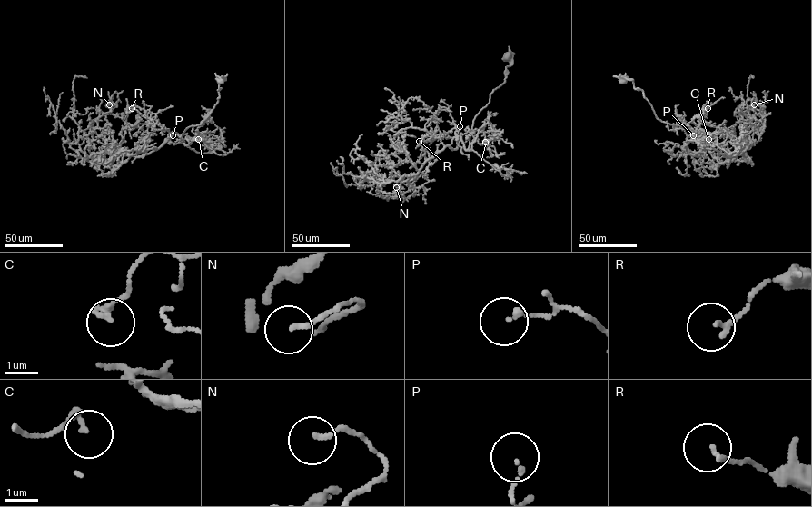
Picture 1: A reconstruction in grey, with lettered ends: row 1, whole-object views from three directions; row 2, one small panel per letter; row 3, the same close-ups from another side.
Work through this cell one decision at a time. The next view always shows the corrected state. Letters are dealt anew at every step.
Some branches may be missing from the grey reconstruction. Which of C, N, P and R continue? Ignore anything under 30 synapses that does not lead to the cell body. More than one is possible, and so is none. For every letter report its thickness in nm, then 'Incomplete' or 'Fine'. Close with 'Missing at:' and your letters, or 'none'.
C: Thickness 150 nm. Fine
N: Thickness 130 nm. Fine
P: Thickness 130 nm. Fine
R: Thickness 170 nm. Fine
Missing at: none

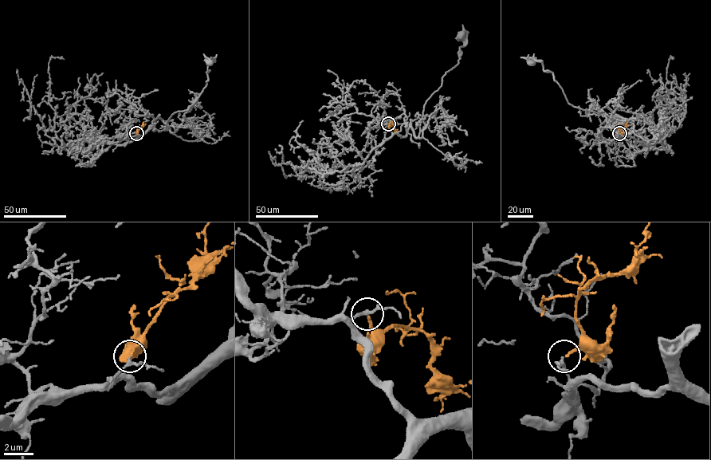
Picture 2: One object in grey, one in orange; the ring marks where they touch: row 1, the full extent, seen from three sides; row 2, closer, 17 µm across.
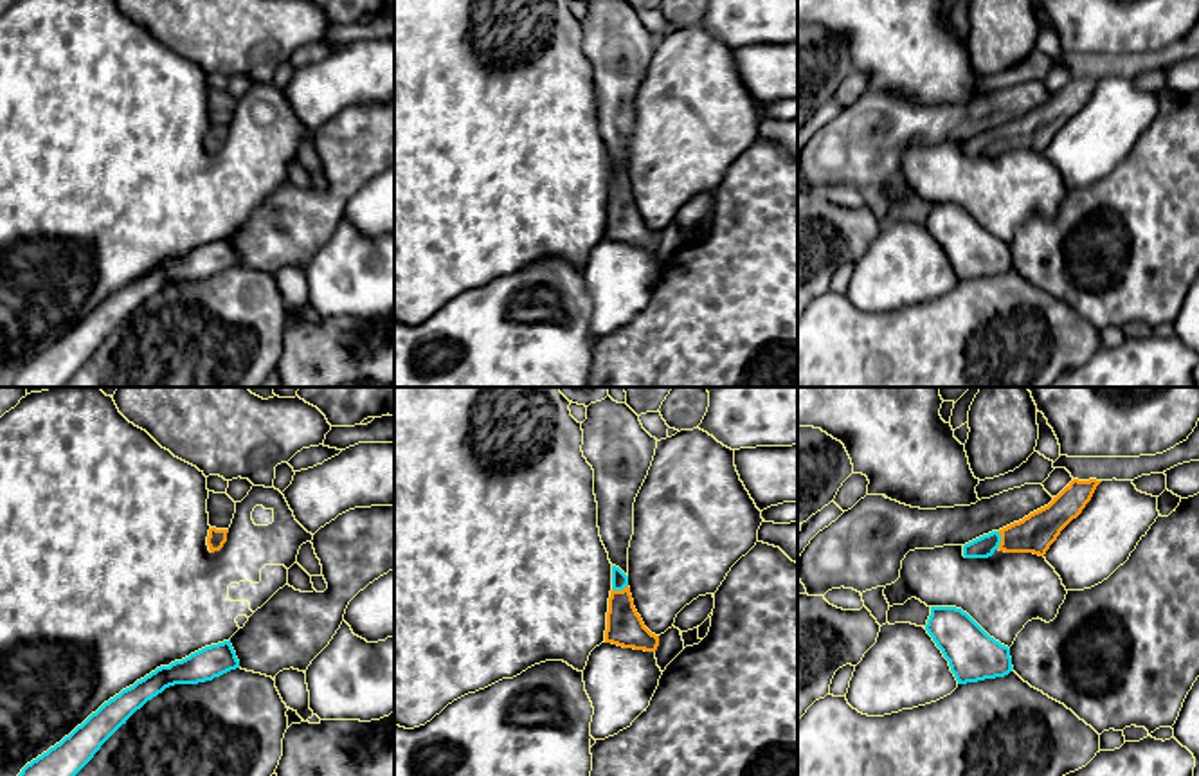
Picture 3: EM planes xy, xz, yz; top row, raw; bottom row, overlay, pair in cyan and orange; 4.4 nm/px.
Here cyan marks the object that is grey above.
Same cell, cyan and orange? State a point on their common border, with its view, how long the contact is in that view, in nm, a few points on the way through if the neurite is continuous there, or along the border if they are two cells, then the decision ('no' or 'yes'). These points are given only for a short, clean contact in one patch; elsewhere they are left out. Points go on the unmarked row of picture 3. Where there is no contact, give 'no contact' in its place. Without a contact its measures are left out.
contact yz (1000, 137); length 80 nm; way yz (982, 144), (1000, 137), (1032, 132), (1039, 126); yes

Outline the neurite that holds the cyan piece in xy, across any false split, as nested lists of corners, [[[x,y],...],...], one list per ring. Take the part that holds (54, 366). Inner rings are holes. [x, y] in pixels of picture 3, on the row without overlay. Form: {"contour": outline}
{"contour": [[[230,236],[157,265],[104,299],[59,340],[27,360],[14,376],[13,387],[63,387],[101,342],[148,297],[169,283],[212,277],[236,265],[239,257]]]}

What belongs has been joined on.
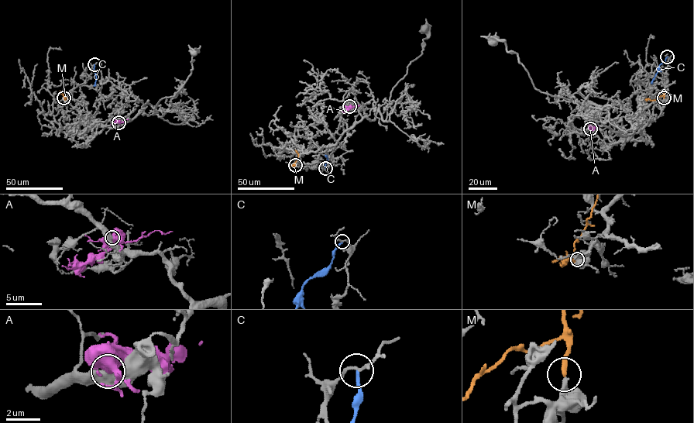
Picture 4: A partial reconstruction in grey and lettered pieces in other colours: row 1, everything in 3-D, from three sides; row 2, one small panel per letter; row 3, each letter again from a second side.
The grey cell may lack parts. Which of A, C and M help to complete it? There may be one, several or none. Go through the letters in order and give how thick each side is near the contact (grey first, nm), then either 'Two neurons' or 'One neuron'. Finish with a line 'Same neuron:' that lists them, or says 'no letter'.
A: Thickness 440 nm (grey) against 480 nm. Two neurons
C: Thickness 130 nm (grey) against 170 nm. Two neurons
M: Thickness 320 nm (grey) against 280 nm. One neuron
Same neuron: M

